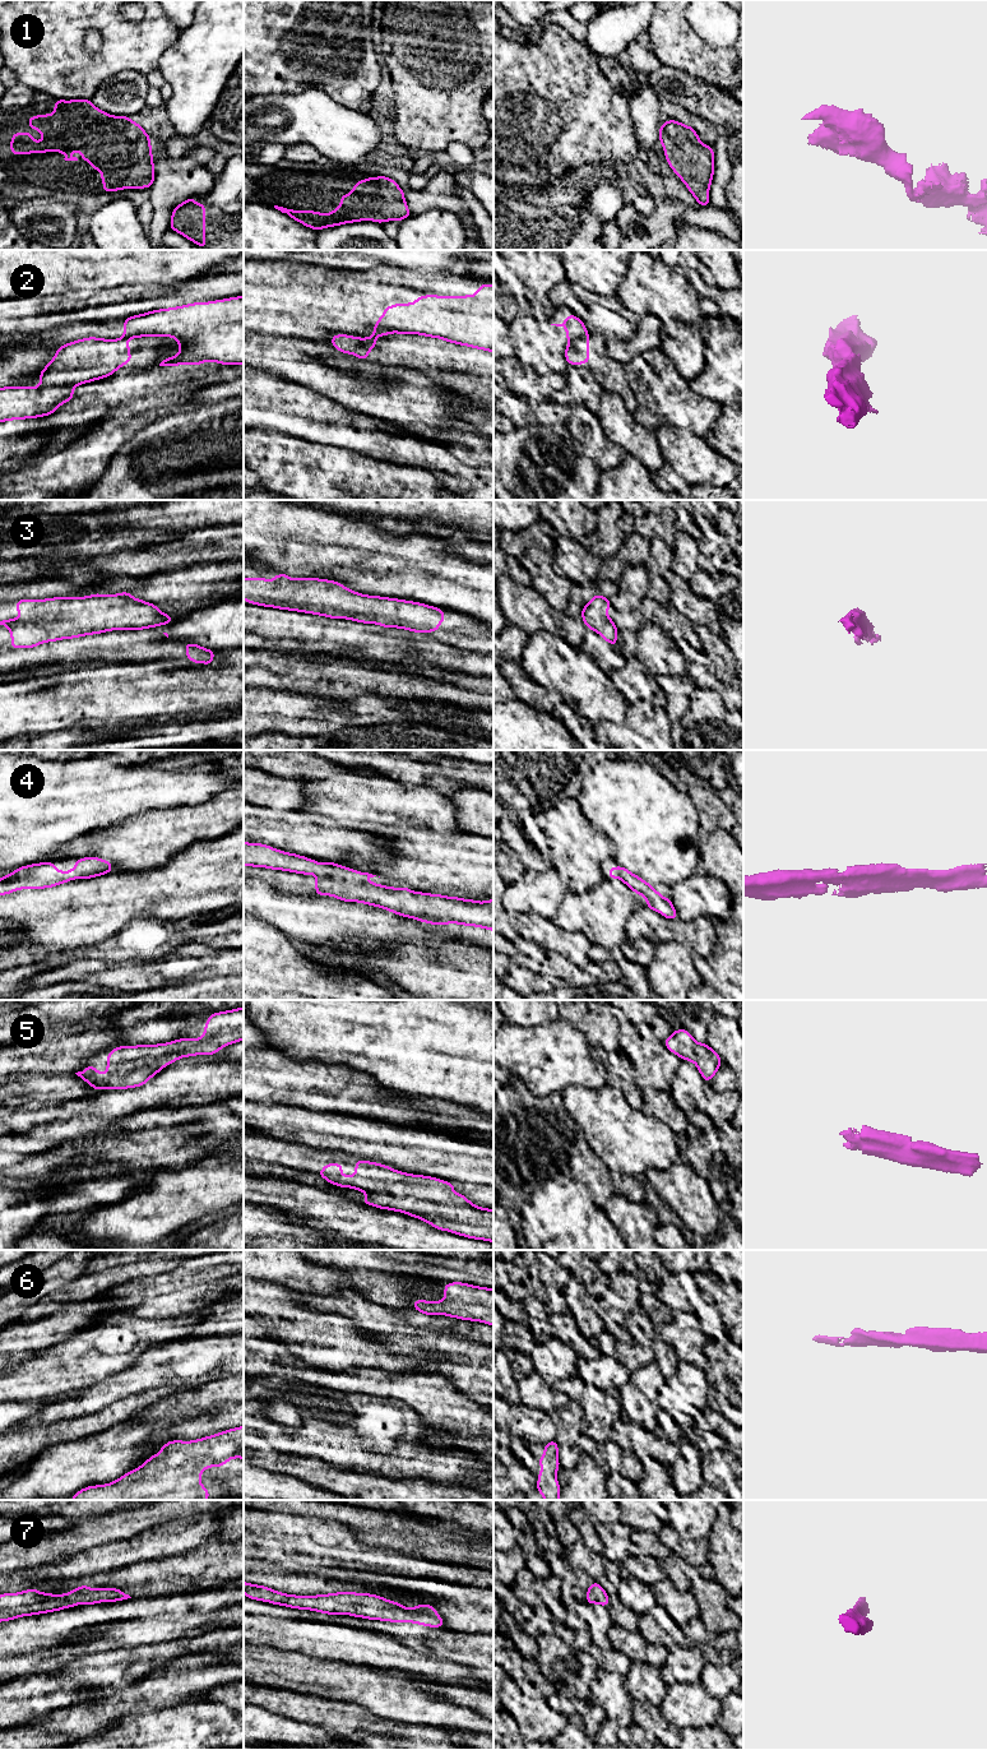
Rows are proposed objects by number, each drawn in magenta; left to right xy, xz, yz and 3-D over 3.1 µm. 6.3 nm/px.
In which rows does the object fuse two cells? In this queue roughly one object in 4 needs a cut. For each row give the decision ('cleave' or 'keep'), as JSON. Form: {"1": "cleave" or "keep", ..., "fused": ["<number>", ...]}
{"1": "keep", "2": "cleave", "3": "keep", "4": "keep", "5": "keep", "6": "keep", "7": "keep", "fused": ["2"]}

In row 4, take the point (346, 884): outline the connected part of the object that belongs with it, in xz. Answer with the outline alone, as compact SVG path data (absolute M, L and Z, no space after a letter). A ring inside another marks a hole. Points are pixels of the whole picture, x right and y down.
M244 842L244 865L305 875L315 874L318 876L315 894L332 895L346 902L366 903L432 925L459 923L494 931L494 899L477 902L412 892L408 886L379 885L362 880L376 875L360 872L329 861L319 865L316 860L260 843Z

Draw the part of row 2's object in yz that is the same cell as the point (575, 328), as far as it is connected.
M567 315L562 324L551 325L565 327L567 342L573 342L574 339L579 339L588 335L584 323L575 315Z

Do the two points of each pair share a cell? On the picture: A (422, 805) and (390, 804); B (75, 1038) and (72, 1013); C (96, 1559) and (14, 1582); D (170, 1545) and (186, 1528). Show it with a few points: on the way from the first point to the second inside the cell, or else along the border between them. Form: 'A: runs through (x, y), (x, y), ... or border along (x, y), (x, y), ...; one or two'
A: runs through (415, 805), (398, 804); one
B: border along (102, 1015), (77, 1023), (61, 1023), (49, 1033); two
C: runs through (75, 1566), (35, 1575); one
D: runs through (174, 1541), (182, 1532); one

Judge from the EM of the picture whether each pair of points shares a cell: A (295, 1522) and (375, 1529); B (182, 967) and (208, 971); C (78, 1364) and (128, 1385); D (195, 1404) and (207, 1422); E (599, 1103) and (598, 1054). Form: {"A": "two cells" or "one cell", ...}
{"A": "two cells", "B": "one cell", "C": "two cells", "D": "two cells", "E": "two cells"}

